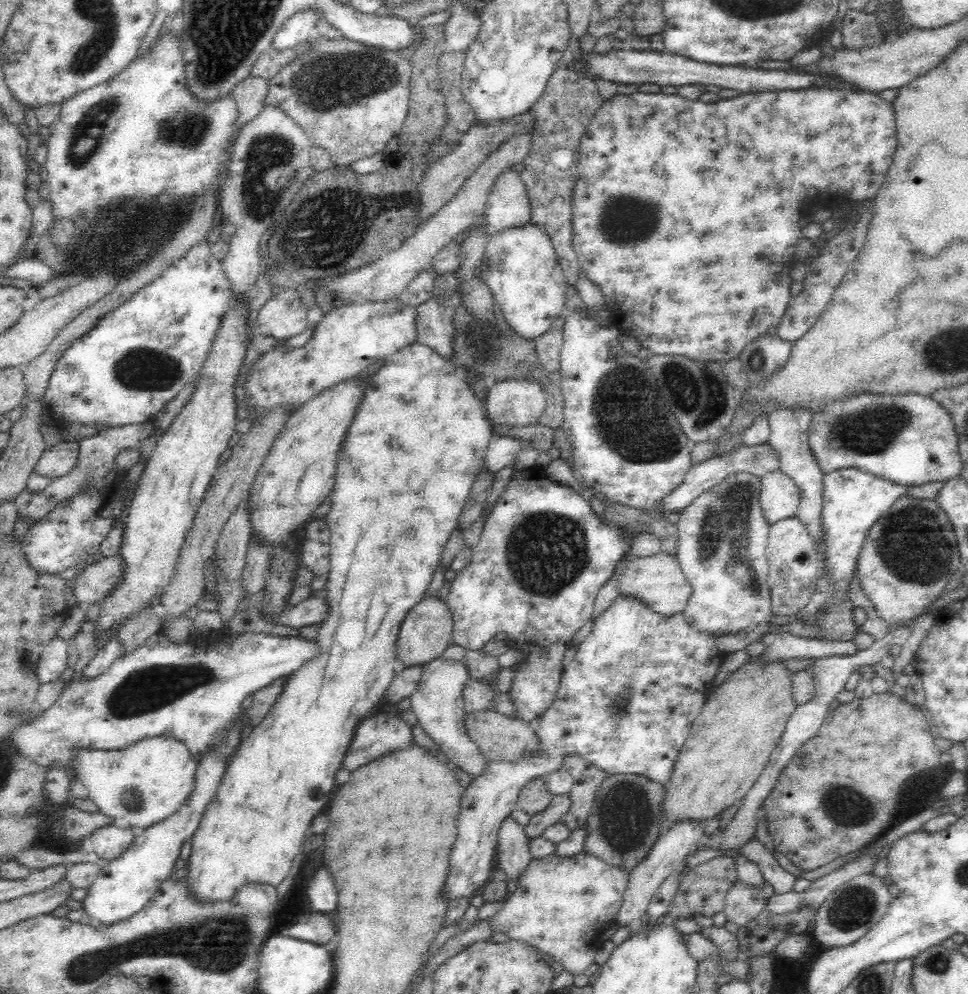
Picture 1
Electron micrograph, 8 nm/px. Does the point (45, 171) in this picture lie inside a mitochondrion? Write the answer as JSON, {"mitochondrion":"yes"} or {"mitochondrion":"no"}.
{"mitochondrion":"no"}

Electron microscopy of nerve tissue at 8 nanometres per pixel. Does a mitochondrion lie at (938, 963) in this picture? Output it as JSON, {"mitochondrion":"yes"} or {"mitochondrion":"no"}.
{"mitochondrion":"yes"}

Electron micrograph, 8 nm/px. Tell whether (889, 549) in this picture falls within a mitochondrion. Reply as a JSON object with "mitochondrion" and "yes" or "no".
{"mitochondrion":"yes"}

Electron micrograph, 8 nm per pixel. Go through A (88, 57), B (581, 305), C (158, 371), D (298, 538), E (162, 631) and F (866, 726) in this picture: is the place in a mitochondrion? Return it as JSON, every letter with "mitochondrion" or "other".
{"A":"mitochondrion","B":"other","C":"mitochondrion","D":"other","E":"other","F":"other"}

